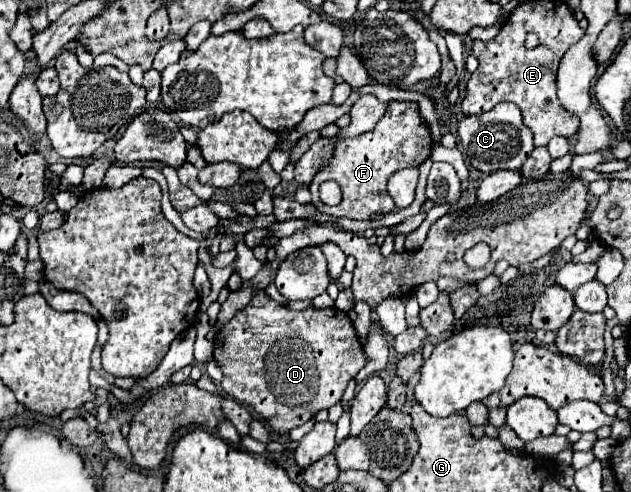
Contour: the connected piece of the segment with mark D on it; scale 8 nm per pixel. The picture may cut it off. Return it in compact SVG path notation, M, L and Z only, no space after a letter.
M256 292L252 302L220 328L214 338L214 360L224 372L222 390L230 398L260 414L266 420L266 426L270 426L276 434L286 434L288 430L314 418L320 410L332 408L340 402L348 382L368 362L348 314L336 308L318 310L314 306L294 312L274 300L268 300L264 292Z

